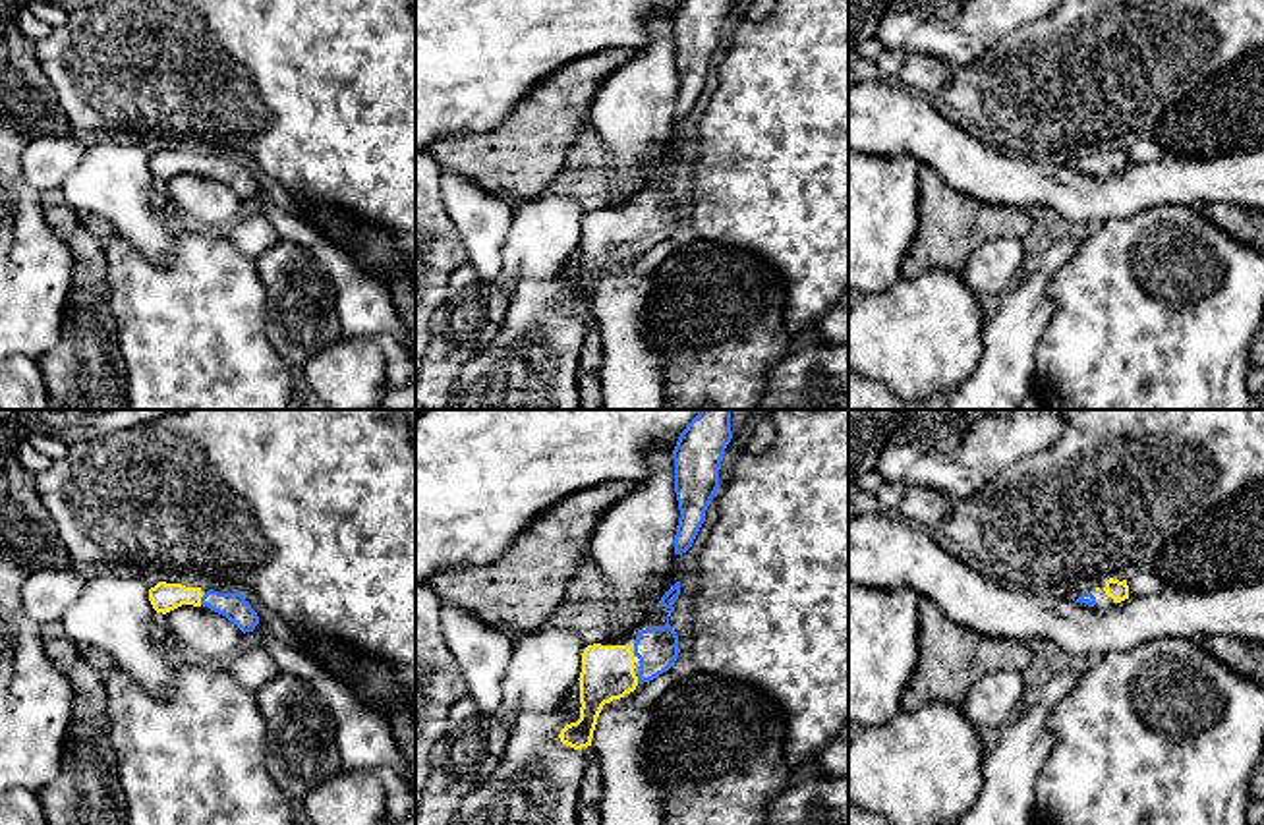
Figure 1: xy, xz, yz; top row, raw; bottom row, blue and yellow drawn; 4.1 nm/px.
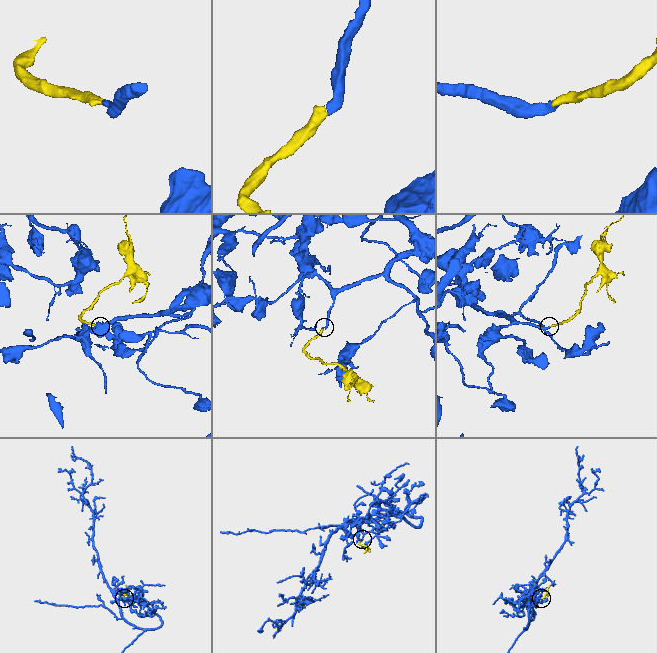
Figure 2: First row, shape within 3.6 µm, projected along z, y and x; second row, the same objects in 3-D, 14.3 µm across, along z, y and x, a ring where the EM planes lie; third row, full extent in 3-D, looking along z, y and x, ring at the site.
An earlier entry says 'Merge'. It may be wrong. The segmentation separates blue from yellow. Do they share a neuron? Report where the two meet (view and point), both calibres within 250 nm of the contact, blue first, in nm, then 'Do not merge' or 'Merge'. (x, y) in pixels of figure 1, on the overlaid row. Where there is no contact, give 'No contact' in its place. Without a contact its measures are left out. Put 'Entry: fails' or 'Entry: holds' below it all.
Touches blue at xy (201, 601). Thickness 110 nm (blue) against 120 nm. Merge
Entry: holds

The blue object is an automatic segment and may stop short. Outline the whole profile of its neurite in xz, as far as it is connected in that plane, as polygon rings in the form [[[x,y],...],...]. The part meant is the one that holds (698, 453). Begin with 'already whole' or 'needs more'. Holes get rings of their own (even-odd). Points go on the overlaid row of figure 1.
already whole | [[[700,410],[676,441],[673,460],[680,518],[675,555],[692,547],[705,522],[705,510],[719,489],[719,469],[731,439],[731,410]]]

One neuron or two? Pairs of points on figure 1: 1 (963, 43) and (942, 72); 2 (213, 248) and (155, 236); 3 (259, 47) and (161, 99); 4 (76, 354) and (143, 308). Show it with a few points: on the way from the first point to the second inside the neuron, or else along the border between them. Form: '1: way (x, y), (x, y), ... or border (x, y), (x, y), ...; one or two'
1: border (992, 45), (963, 64), (930, 55), (907, 55); two
2: border (149, 203), (174, 238), (174, 254), (165, 267); two
3: way (234, 55), (198, 62), (186, 74); one
4: border (107, 283), (116, 352), (124, 371); two

